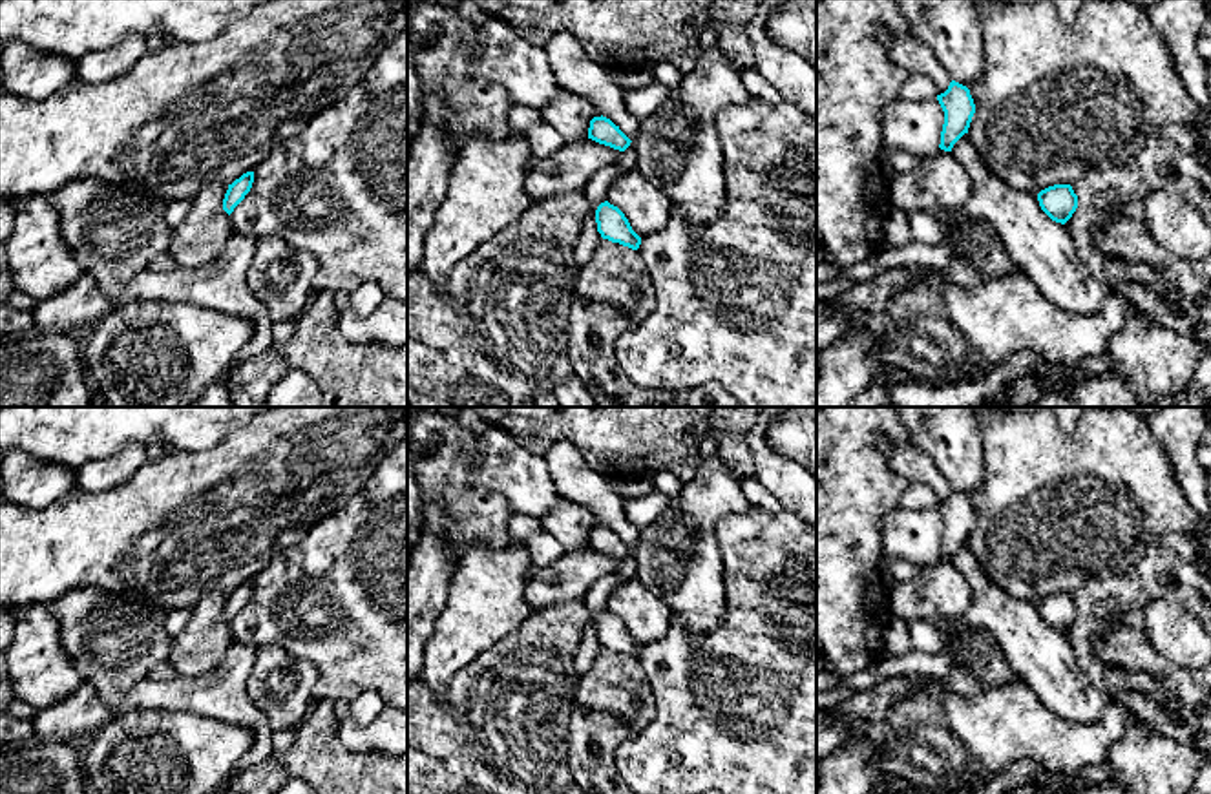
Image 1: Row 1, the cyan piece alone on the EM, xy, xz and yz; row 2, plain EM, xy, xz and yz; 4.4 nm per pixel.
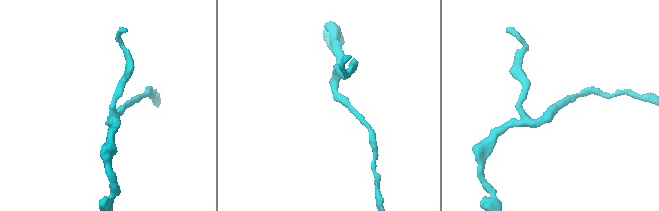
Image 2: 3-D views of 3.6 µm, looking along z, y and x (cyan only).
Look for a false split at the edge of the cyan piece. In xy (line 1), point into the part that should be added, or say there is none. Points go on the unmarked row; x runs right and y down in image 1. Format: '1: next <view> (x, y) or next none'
1: next none

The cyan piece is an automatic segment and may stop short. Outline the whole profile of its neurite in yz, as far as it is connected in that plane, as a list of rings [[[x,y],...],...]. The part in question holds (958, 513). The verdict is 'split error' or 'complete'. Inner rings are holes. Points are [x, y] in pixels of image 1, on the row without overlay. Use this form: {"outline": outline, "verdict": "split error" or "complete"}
{"outline": [[[955,489],[950,491],[944,502],[937,504],[937,509],[944,520],[939,557],[952,560],[953,553],[968,542],[975,513],[970,498]]], "verdict": "complete"}

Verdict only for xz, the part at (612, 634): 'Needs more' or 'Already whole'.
Already whole

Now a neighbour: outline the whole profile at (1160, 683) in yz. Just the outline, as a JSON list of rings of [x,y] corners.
[[[1167,531],[1143,557],[1118,575],[1090,580],[1072,593],[1078,617],[1065,632],[1090,684],[1112,703],[1142,717],[1162,736],[1211,752],[1211,663],[1200,670],[1182,668],[1156,653],[1145,635],[1145,606],[1176,599],[1211,635],[1211,606],[1200,593],[1195,535]]]

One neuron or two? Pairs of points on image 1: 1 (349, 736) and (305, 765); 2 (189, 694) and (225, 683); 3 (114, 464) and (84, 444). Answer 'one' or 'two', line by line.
1: two
2: one
3: two

